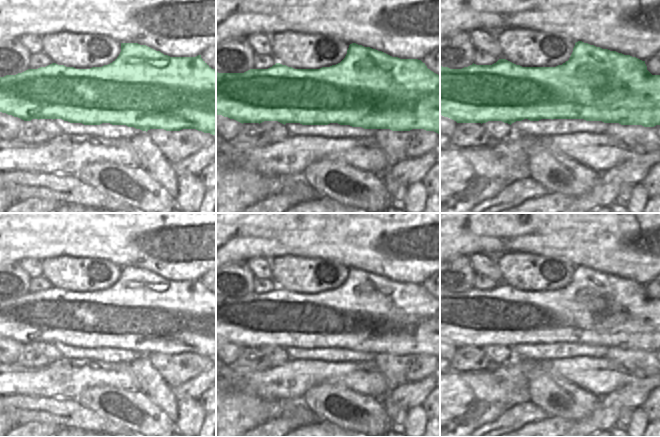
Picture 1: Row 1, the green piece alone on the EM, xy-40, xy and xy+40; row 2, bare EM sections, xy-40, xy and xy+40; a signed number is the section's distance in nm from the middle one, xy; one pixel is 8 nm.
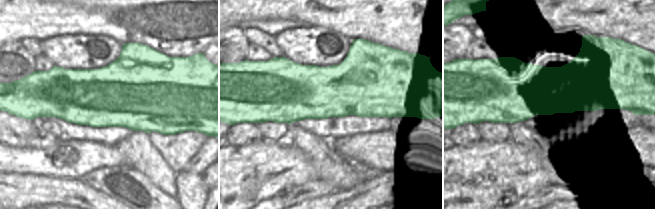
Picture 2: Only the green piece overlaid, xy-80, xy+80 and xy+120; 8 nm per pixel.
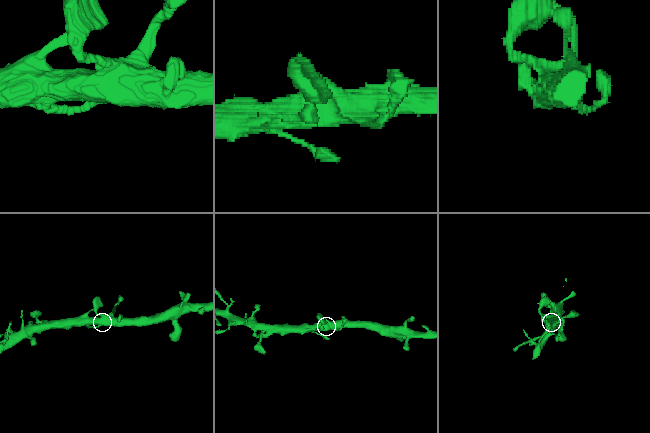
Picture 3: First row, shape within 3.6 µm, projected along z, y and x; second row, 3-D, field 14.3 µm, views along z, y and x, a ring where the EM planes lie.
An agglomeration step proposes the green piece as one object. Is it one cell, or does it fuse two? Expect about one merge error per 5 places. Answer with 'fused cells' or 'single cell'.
single cell

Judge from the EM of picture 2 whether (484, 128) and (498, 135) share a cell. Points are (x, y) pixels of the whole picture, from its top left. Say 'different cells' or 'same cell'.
same cell

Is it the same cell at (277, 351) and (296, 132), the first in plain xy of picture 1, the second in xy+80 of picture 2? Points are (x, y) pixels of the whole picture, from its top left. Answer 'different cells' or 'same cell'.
different cells

